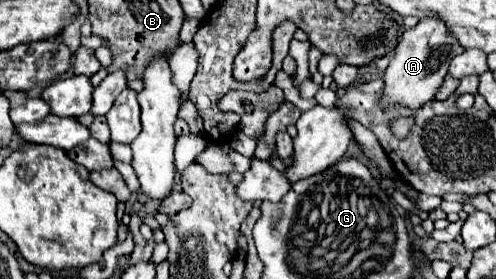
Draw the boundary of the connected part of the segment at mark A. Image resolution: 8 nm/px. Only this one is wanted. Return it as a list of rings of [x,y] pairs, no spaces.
[[[439,16],[421,18],[415,28],[409,28],[399,38],[399,44],[395,48],[395,54],[389,60],[389,66],[385,70],[385,88],[383,88],[383,100],[385,102],[399,102],[413,108],[419,108],[425,104],[425,100],[433,100],[437,88],[441,86],[449,60],[453,56],[465,52],[465,48],[459,44],[455,36],[451,36],[449,28]]]

